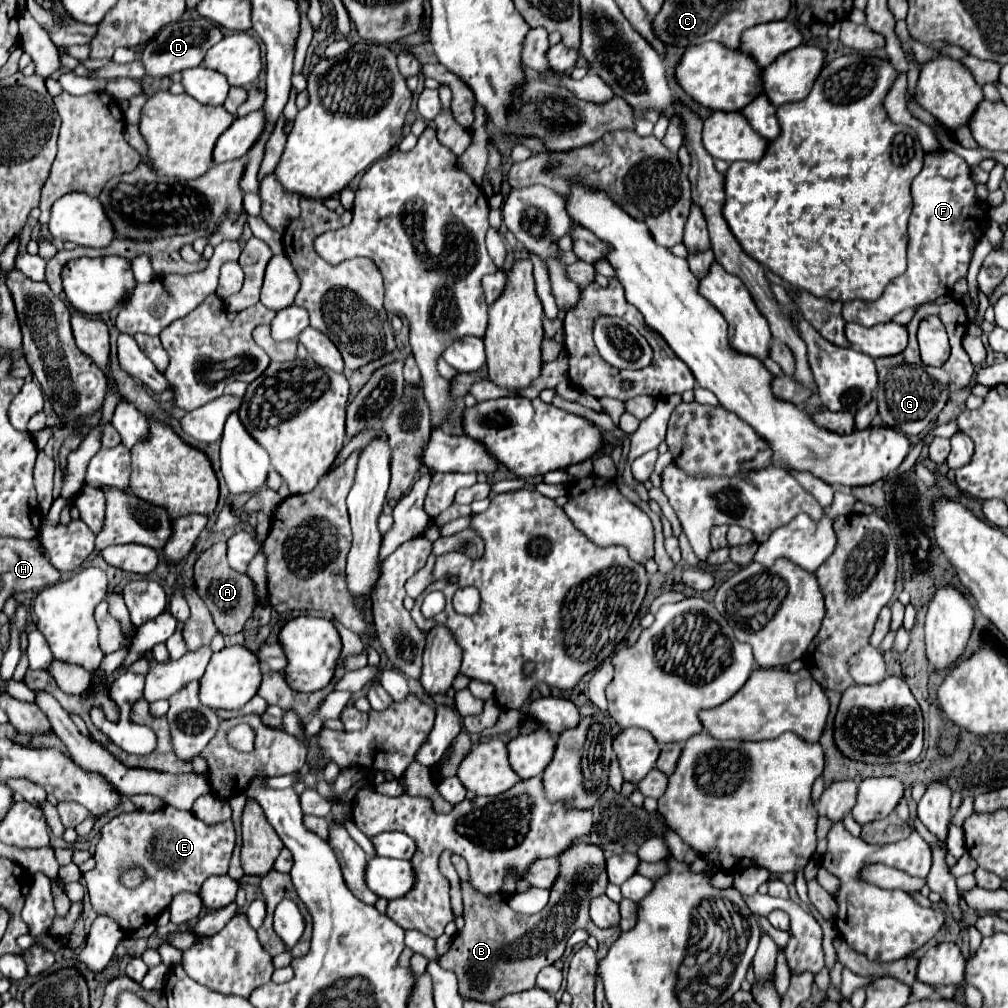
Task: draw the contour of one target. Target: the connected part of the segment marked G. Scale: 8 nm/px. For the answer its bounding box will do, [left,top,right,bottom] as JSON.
[875,302,975,436]

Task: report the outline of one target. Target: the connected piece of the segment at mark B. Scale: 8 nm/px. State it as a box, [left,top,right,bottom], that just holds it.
[439,842,621,1002]

